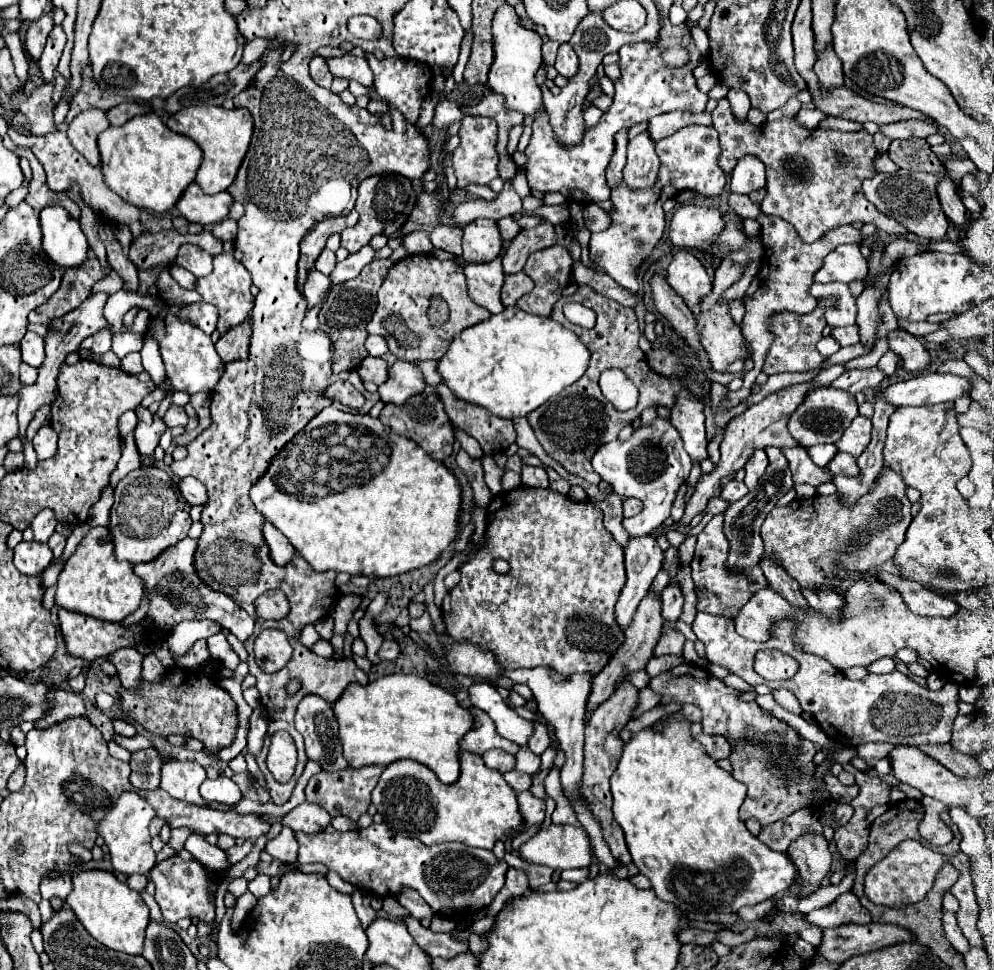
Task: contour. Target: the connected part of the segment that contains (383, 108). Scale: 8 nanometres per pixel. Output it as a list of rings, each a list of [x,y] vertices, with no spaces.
[[[370,99],[370,103],[368,103],[366,109],[372,111],[372,113],[376,113],[376,115],[380,115],[384,127],[390,127],[390,119],[388,119],[388,109],[390,109],[390,107],[388,107],[388,103],[384,103],[384,101],[380,101],[380,99]]]

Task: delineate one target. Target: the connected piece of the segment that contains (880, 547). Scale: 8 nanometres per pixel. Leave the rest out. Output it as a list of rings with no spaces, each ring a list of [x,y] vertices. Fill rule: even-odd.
[[[882,467],[882,477],[876,481],[876,488],[873,488],[868,495],[864,495],[854,509],[846,509],[840,505],[840,497],[830,495],[822,497],[816,495],[812,499],[796,499],[788,507],[774,507],[764,525],[762,525],[762,539],[764,539],[764,555],[776,553],[780,557],[780,563],[784,563],[784,569],[800,583],[800,587],[824,587],[824,589],[834,589],[834,567],[842,567],[844,571],[856,571],[864,573],[870,569],[880,567],[886,559],[894,557],[898,545],[904,543],[906,529],[912,521],[912,503],[906,497],[908,485],[904,479],[892,471],[890,467]]]

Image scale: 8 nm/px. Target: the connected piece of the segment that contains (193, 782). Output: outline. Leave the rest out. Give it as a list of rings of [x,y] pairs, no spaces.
[[[170,761],[162,765],[162,783],[160,787],[168,791],[172,797],[188,801],[198,807],[214,807],[218,811],[232,811],[234,805],[210,803],[200,795],[200,785],[206,781],[206,771],[198,763],[180,763]]]

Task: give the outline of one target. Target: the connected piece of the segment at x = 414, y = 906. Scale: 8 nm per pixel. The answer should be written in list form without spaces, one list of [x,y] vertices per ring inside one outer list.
[[[408,887],[400,895],[396,895],[396,899],[416,919],[424,919],[424,917],[432,917],[434,915],[432,909],[426,905],[426,901],[416,891],[412,891]]]

